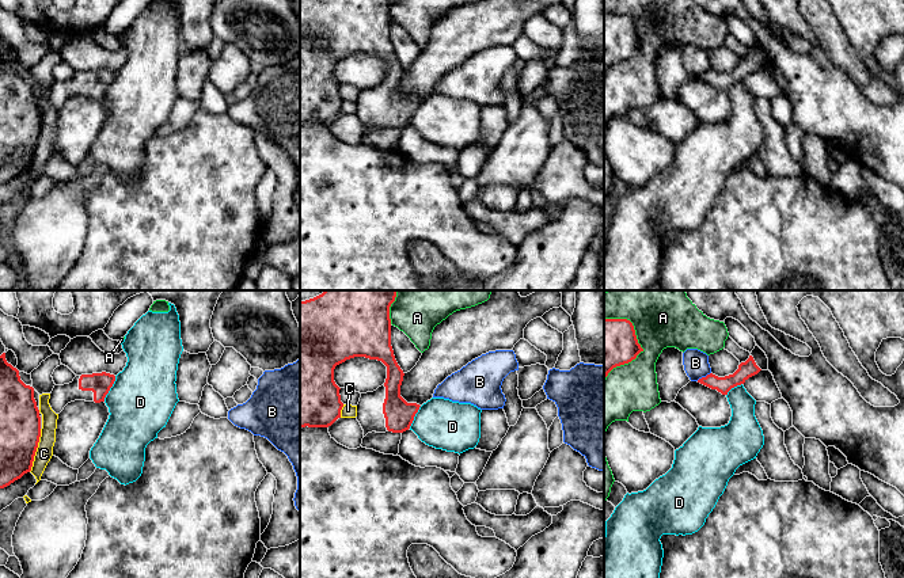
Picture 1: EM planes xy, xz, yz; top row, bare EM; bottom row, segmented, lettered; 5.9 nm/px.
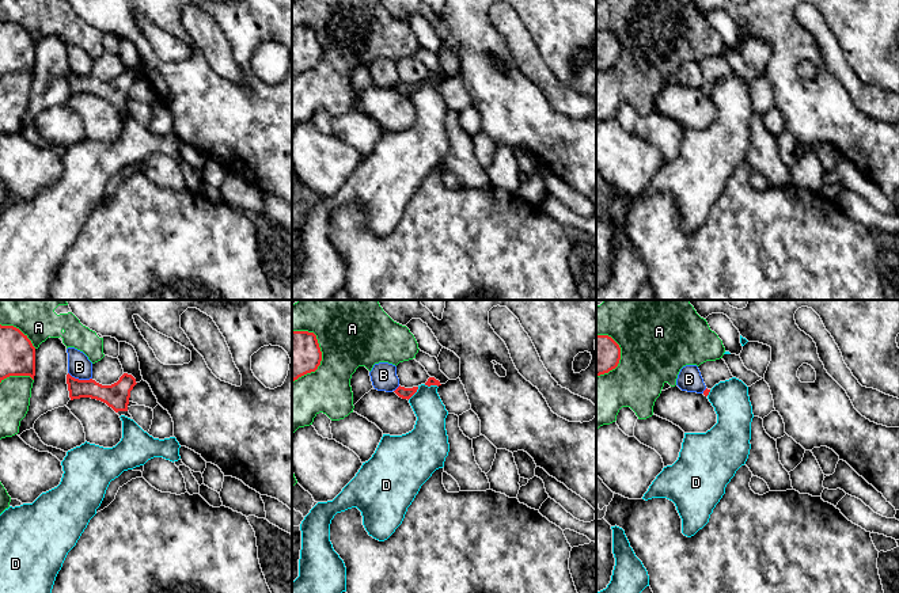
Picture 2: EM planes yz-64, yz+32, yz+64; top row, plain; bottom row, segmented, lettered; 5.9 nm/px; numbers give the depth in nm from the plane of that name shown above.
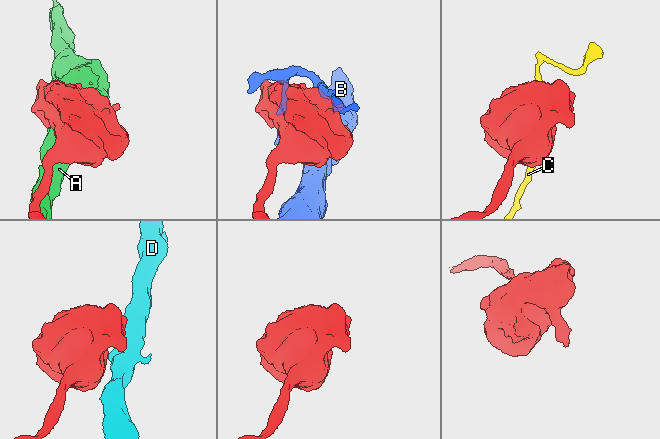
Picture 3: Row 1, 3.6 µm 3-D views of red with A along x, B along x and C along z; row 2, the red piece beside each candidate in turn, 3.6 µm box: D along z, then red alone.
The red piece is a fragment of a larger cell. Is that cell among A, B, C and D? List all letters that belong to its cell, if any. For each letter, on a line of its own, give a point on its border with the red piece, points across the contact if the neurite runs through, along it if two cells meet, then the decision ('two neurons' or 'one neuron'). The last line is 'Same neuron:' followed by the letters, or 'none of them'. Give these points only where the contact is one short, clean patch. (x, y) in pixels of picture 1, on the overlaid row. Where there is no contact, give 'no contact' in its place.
A: contact yz (638, 353); two neurons
B: contact yz (703, 377); two neurons
C: contact xy (35, 451); two neurons
D: contact xy (110, 387); border xy (116, 376), (103, 400); two neurons
Same neuron: none of them

